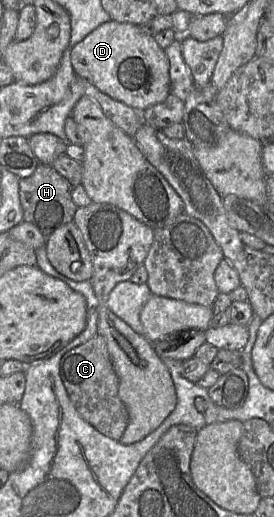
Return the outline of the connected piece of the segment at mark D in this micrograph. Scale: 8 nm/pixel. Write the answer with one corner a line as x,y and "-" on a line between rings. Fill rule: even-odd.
114,20
102,23
72,48
70,58
78,77
136,110
160,103
170,94
165,50
156,43
154,36
142,32
137,25

